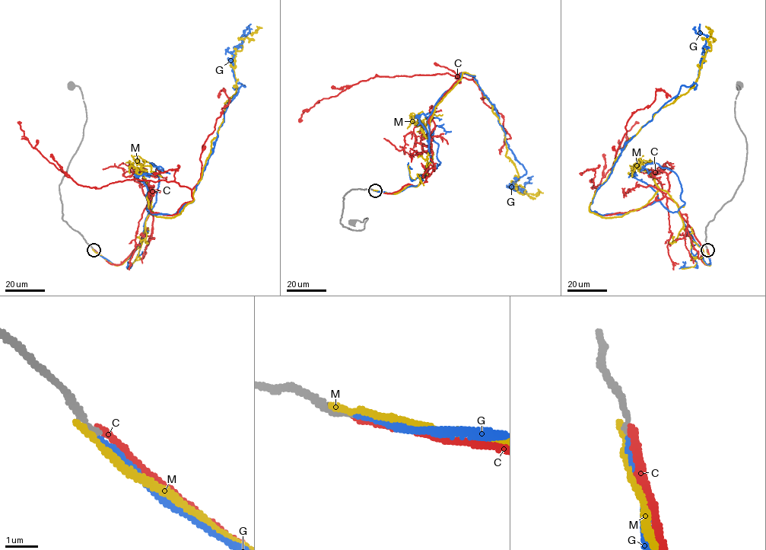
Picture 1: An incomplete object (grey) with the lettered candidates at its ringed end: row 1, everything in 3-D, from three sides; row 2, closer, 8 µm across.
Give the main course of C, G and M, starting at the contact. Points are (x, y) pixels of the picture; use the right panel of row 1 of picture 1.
C: (707, 249), (709, 264), (670, 199), (626, 212), (591, 210), (590, 180), (598, 185), (639, 123)
G: (707, 250), (710, 264), (659, 201), (589, 208), (624, 145), (694, 83), (707, 51), (694, 27)
M: (707, 250), (709, 265), (665, 191), (621, 216), (589, 208), (626, 143), (694, 85), (711, 49), (706, 26)

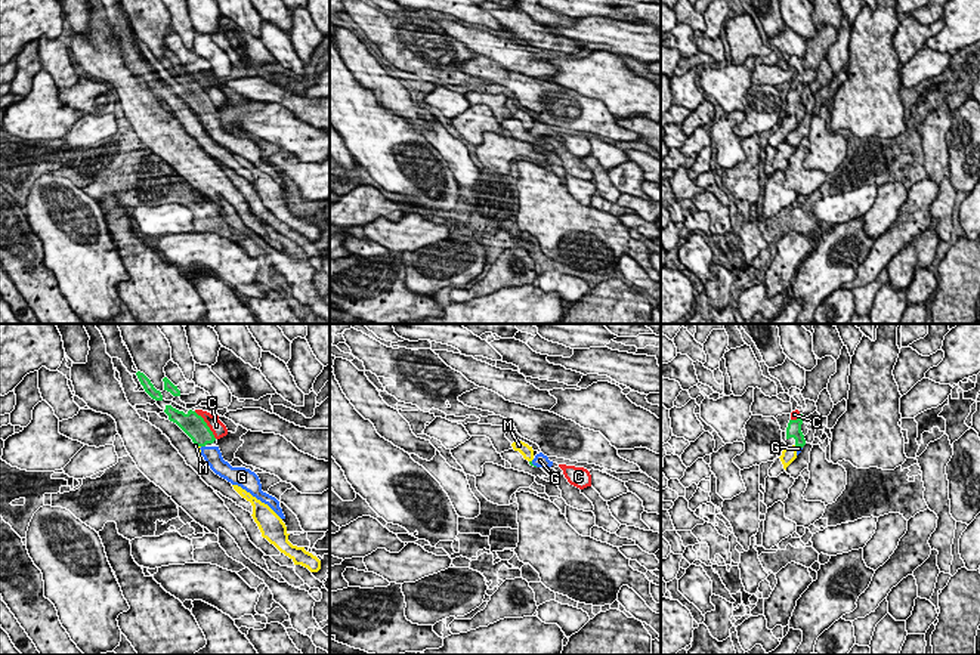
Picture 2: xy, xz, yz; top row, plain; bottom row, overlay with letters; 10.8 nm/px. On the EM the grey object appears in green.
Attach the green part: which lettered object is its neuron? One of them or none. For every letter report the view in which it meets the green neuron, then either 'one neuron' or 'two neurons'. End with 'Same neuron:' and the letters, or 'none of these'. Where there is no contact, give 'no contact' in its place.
C: meets green in xy; two neurons
G: meets green in xy; one neuron
M: meets green in xy; two neurons
Same neuron: G

